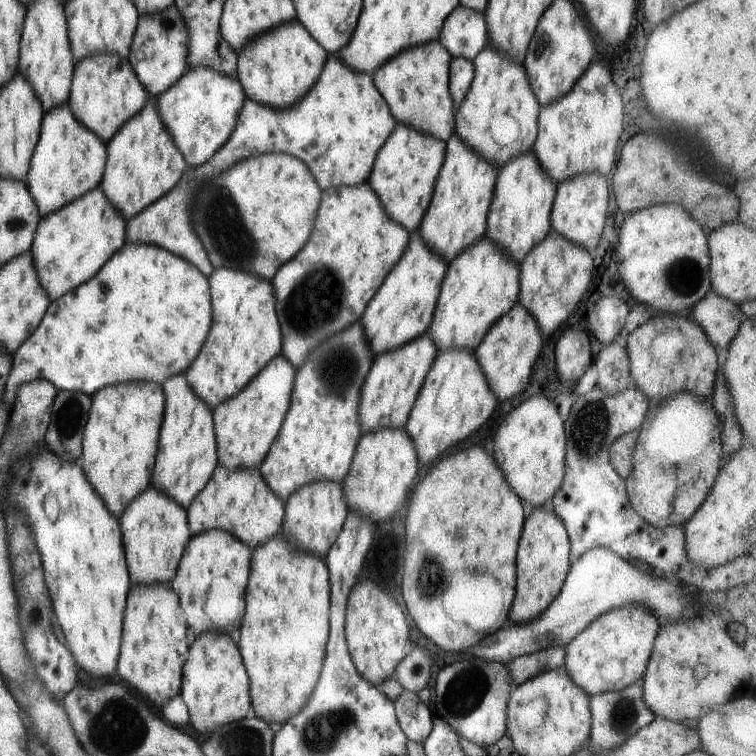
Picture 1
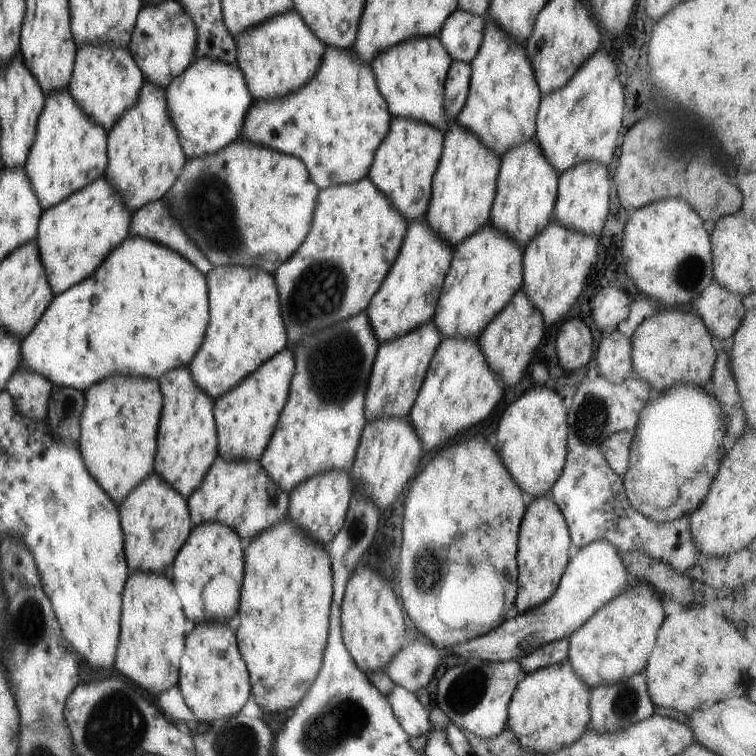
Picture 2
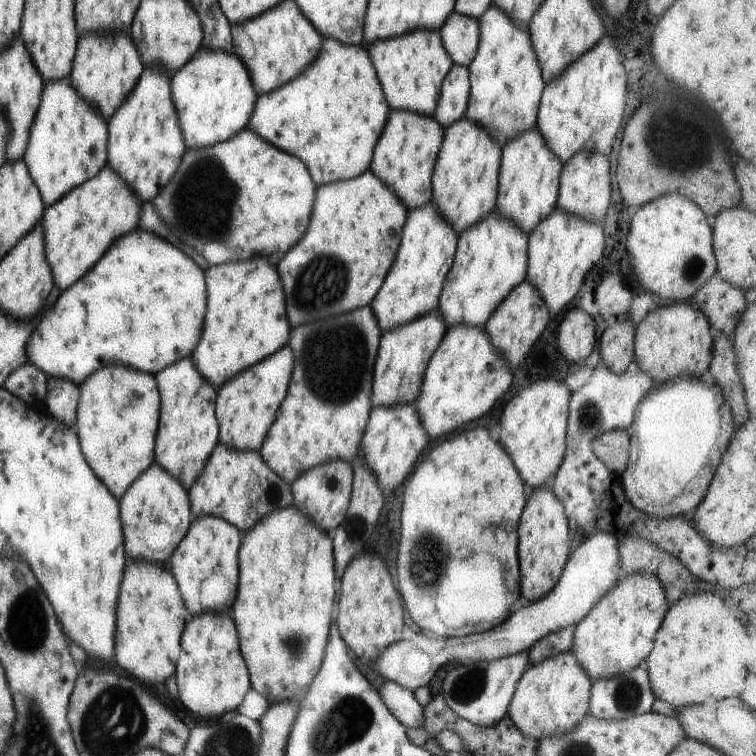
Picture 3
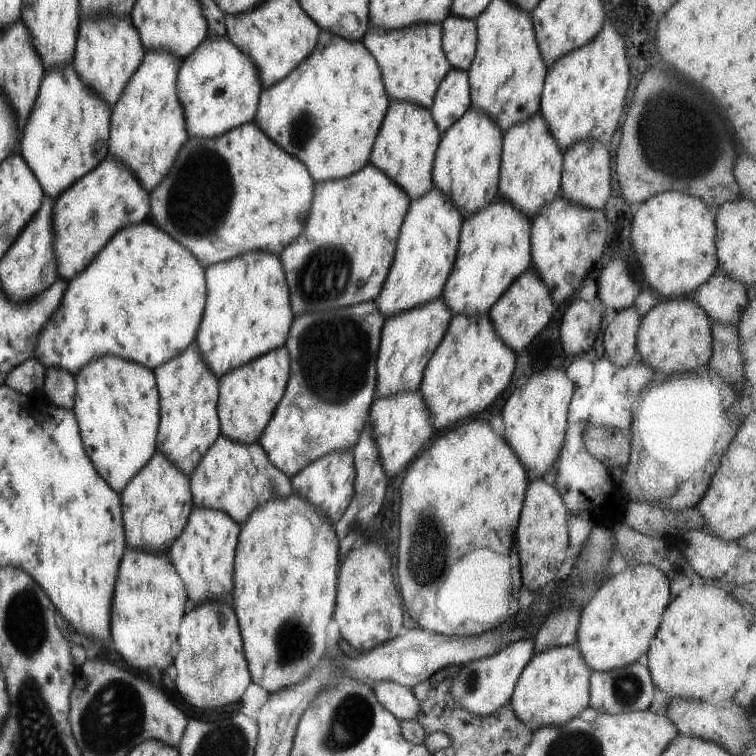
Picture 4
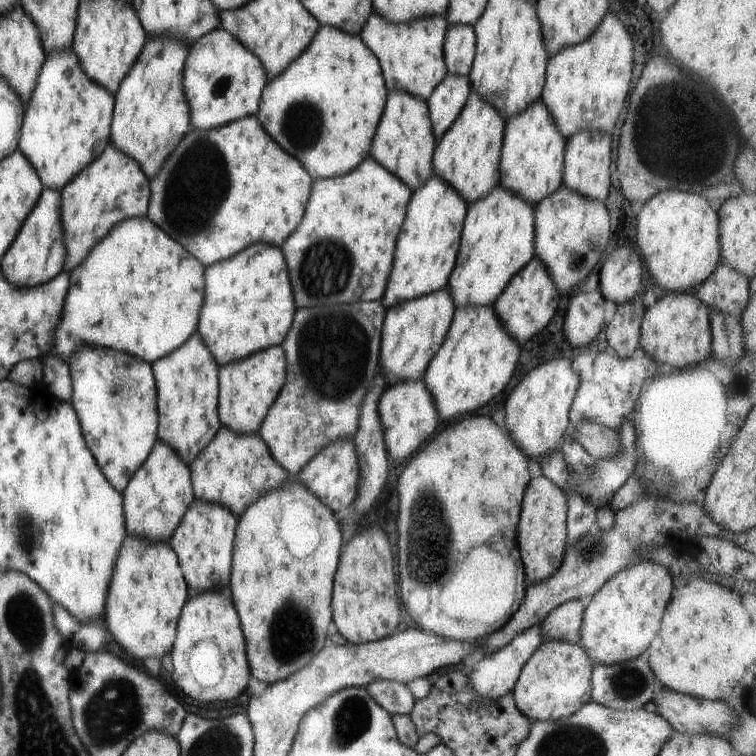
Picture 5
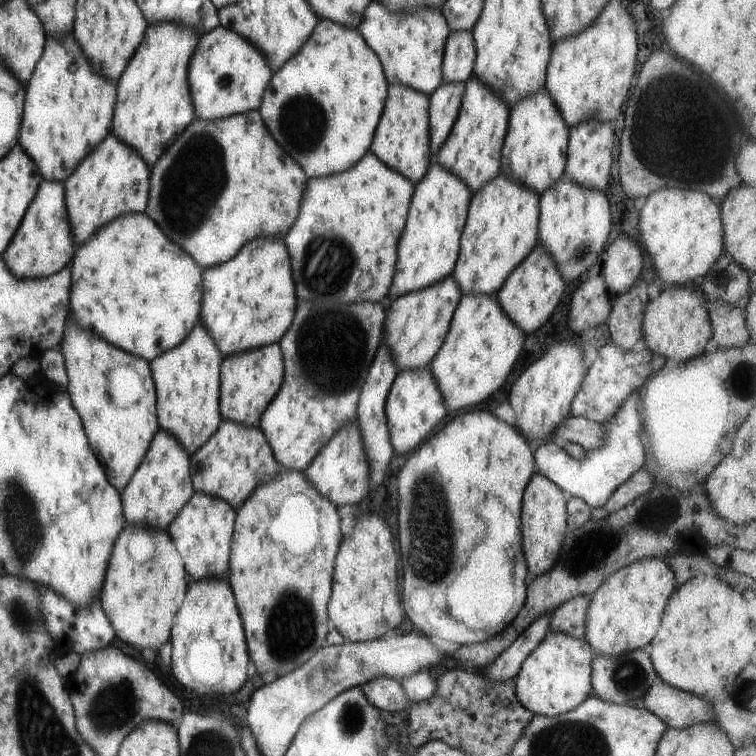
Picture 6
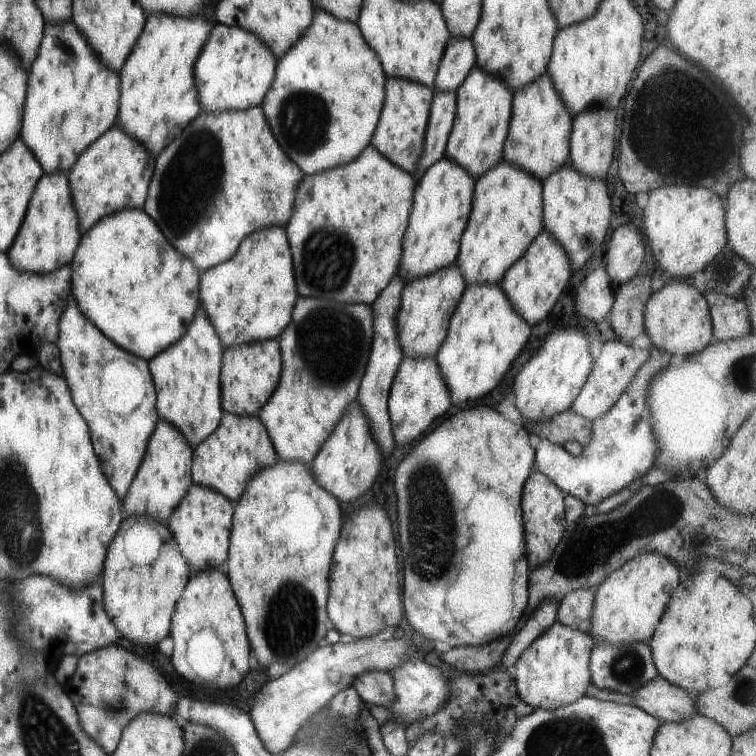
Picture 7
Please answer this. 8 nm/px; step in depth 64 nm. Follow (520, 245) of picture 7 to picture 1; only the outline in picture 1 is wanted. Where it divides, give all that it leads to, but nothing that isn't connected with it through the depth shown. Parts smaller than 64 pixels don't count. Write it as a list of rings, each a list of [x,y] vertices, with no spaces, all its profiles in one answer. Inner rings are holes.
[[[484,236],[462,250],[446,268],[426,332],[437,351],[473,351],[487,329],[516,301],[520,266]]]

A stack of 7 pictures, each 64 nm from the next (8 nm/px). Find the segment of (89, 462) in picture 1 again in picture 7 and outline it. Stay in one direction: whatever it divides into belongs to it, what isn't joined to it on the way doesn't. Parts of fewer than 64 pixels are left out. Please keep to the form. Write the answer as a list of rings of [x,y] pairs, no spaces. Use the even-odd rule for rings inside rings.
[[[72,297],[69,302],[66,302],[65,308],[62,310],[57,328],[58,337],[55,345],[60,352],[60,363],[61,368],[63,368],[63,376],[65,376],[65,384],[71,392],[71,398],[73,398],[77,412],[83,416],[83,420],[89,426],[91,444],[93,444],[93,450],[95,450],[95,454],[101,462],[101,470],[103,470],[109,486],[113,488],[113,492],[117,494],[116,497],[121,502],[129,483],[133,480],[137,467],[140,465],[140,460],[145,454],[147,441],[153,432],[154,423],[159,419],[155,406],[156,392],[153,390],[153,384],[151,384],[151,374],[147,370],[147,362],[143,362],[143,366],[141,366],[141,358],[135,358],[130,352],[115,346],[91,322],[85,322],[83,314],[77,310]],[[109,358],[135,366],[135,370],[139,372],[139,378],[135,378],[135,382],[143,382],[143,386],[145,386],[143,398],[125,416],[111,414],[103,406],[101,396],[99,396],[101,372],[103,372],[103,366],[109,364]]]

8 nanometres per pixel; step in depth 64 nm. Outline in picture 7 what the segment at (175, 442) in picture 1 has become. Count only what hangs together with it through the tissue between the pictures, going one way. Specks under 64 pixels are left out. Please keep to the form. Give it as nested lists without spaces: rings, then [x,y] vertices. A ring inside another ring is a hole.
[[[197,308],[197,314],[189,324],[187,332],[157,353],[153,360],[149,360],[149,370],[155,384],[158,418],[173,425],[191,448],[197,446],[219,426],[223,411],[220,405],[220,366],[223,351],[213,326],[209,326],[203,310]]]

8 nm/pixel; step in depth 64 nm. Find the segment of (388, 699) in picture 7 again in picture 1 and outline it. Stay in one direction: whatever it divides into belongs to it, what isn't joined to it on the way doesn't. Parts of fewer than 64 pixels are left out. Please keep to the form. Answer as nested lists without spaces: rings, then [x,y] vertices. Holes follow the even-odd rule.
[[[405,689],[393,704],[399,726],[407,740],[423,744],[432,729],[433,712],[419,700],[417,693]]]

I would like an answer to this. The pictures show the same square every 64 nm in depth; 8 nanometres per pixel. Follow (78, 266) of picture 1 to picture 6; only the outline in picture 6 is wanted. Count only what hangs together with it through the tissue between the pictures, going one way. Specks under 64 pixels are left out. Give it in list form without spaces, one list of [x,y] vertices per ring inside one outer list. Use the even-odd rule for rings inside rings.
[[[111,132],[87,153],[77,168],[63,181],[66,218],[69,228],[71,228],[71,236],[73,236],[73,250],[77,250],[77,246],[81,246],[93,234],[93,230],[101,228],[119,214],[125,214],[125,212],[144,213],[147,206],[149,175],[150,168],[145,161],[128,145],[114,137]]]

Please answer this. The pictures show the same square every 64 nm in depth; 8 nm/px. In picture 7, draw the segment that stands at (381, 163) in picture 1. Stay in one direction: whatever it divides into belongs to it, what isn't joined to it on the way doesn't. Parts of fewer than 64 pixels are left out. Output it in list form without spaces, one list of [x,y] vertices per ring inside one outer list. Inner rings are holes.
[[[386,77],[384,84],[384,99],[377,121],[377,128],[371,138],[371,146],[397,164],[406,173],[416,170],[416,162],[424,145],[424,132],[428,123],[428,112],[432,101],[433,90],[402,78]]]

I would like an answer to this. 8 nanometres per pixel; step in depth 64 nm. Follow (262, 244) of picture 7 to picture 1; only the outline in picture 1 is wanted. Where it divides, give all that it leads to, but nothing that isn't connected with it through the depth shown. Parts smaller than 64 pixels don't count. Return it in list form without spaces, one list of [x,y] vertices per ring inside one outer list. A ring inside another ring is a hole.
[[[219,268],[209,275],[209,288],[211,288],[211,306],[213,306],[213,322],[211,330],[193,360],[193,364],[187,368],[187,384],[194,394],[201,398],[211,410],[217,405],[228,401],[235,396],[272,358],[280,354],[281,332],[279,324],[275,318],[275,308],[273,308],[273,288],[269,282],[261,278],[245,274],[245,272],[235,272],[235,270],[225,270]]]

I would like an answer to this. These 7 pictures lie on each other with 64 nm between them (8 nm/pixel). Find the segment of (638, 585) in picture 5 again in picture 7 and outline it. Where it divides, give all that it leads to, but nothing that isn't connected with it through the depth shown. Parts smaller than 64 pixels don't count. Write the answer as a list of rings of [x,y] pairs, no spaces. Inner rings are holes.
[[[640,552],[631,560],[624,562],[619,568],[610,572],[595,589],[588,630],[592,642],[602,641],[611,645],[612,643],[625,641],[632,643],[649,640],[667,606],[669,596],[671,596],[671,589],[677,586],[680,579],[679,568],[668,558],[654,552]]]

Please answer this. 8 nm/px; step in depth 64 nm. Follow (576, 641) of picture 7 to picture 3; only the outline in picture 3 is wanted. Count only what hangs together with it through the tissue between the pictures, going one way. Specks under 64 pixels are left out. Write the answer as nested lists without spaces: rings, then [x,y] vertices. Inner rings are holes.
[[[569,650],[526,667],[517,681],[506,714],[514,722],[515,729],[519,730],[524,737],[533,739],[535,742],[547,737],[561,737],[564,733],[573,730],[588,713],[590,686],[590,678],[577,664],[574,654]]]

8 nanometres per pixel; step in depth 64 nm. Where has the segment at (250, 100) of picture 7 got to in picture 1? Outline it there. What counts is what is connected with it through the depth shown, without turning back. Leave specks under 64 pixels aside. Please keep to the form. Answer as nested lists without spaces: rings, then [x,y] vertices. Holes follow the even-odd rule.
[[[209,67],[187,68],[164,93],[158,94],[155,98],[154,109],[157,111],[159,120],[166,128],[166,132],[170,134],[173,144],[183,155],[188,168],[205,162],[220,148],[231,134],[238,110],[247,99],[236,76],[225,76]]]

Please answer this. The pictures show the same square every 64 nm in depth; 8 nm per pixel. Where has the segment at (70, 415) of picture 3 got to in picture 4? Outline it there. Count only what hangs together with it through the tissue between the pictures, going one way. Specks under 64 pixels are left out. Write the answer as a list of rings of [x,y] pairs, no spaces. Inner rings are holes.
[[[49,368],[45,372],[45,384],[42,384],[42,395],[51,400],[53,406],[71,410],[74,404],[74,376],[64,370]]]

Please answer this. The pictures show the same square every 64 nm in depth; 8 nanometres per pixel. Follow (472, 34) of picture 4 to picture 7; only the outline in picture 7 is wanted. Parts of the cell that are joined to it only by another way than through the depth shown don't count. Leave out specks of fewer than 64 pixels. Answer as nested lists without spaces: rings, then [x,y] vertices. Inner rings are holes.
[[[450,37],[441,55],[434,78],[435,91],[455,91],[475,64],[472,39]]]

